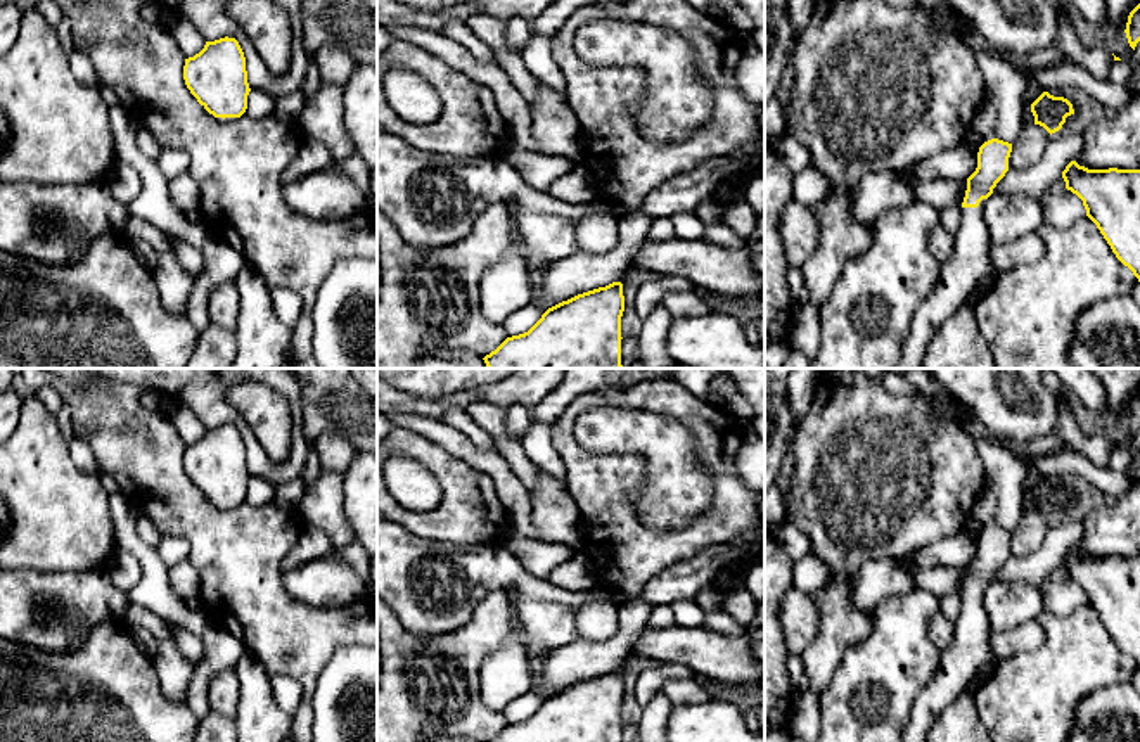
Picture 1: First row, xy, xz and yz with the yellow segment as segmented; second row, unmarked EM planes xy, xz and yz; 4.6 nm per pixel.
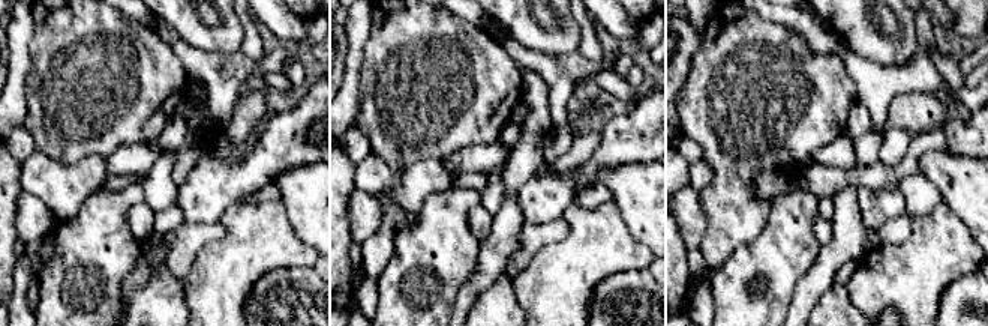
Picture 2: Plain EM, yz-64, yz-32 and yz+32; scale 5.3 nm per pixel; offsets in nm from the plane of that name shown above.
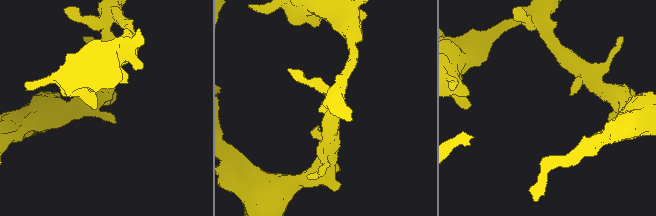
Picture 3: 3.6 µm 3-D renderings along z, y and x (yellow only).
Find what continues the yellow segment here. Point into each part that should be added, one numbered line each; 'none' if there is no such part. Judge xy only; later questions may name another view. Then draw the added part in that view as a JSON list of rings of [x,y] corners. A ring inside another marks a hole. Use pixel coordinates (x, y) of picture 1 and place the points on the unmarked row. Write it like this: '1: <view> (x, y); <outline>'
none

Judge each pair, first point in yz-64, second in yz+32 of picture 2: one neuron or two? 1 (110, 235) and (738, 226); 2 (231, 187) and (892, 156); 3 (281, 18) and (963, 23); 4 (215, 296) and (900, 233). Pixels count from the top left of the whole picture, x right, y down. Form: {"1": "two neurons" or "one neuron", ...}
{"1": "two neurons", "2": "two neurons", "3": "two neurons", "4": "two neurons"}

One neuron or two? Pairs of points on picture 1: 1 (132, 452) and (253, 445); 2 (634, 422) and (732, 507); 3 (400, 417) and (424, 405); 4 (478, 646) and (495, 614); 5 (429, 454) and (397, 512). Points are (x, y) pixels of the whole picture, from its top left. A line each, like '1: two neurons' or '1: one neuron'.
1: two neurons
2: two neurons
3: two neurons
4: one neuron
5: one neuron

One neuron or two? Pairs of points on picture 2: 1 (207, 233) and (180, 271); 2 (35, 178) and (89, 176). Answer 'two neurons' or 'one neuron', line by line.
1: one neuron
2: one neuron

